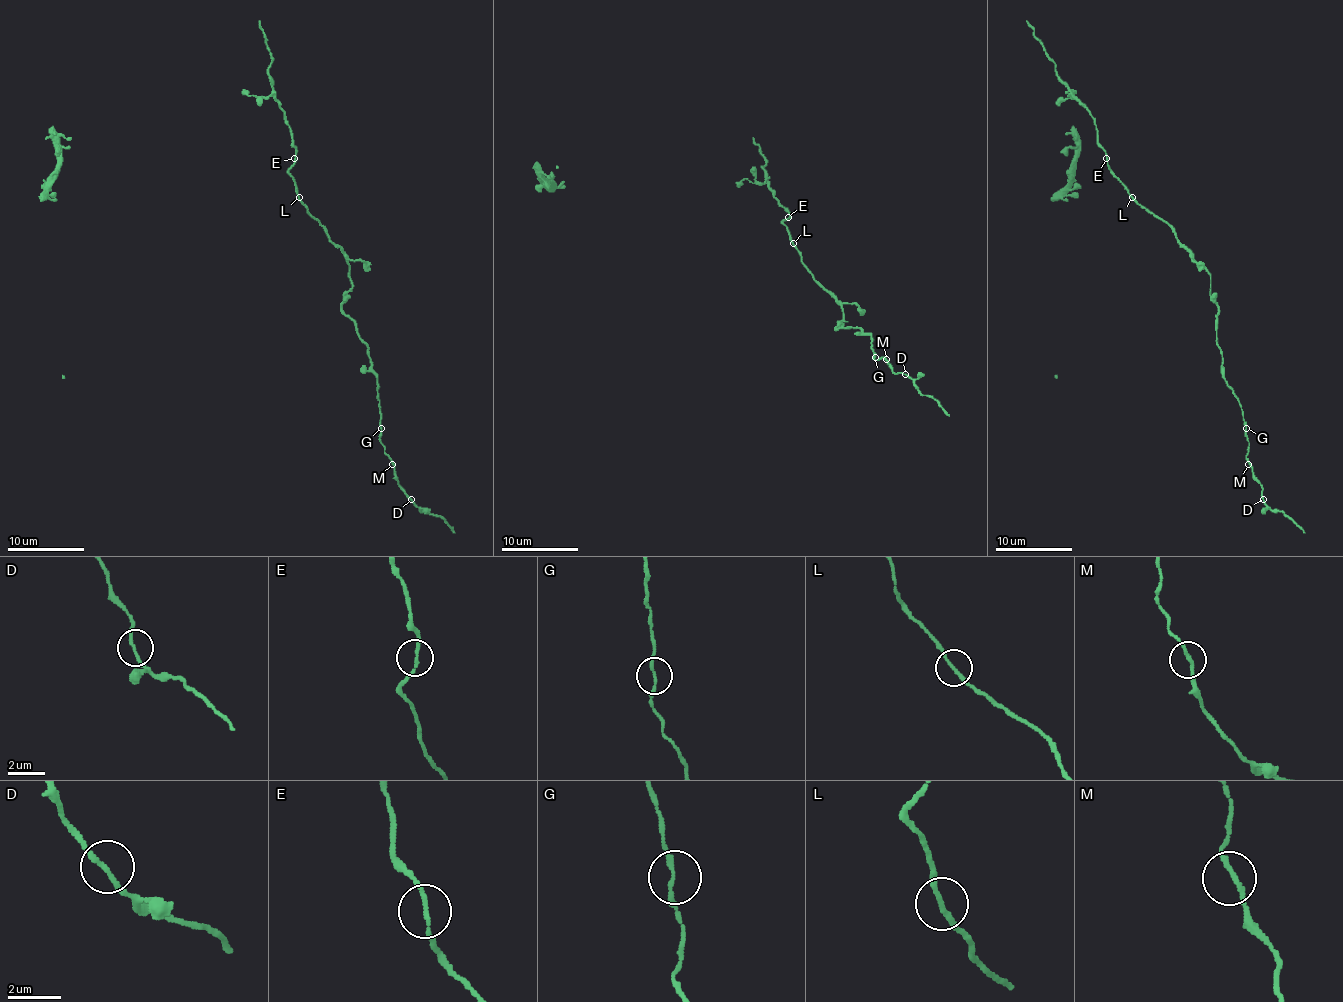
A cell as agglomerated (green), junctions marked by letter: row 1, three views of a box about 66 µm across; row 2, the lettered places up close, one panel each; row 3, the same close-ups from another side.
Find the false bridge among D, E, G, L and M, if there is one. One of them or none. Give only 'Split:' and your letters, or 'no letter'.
Split: no letter

